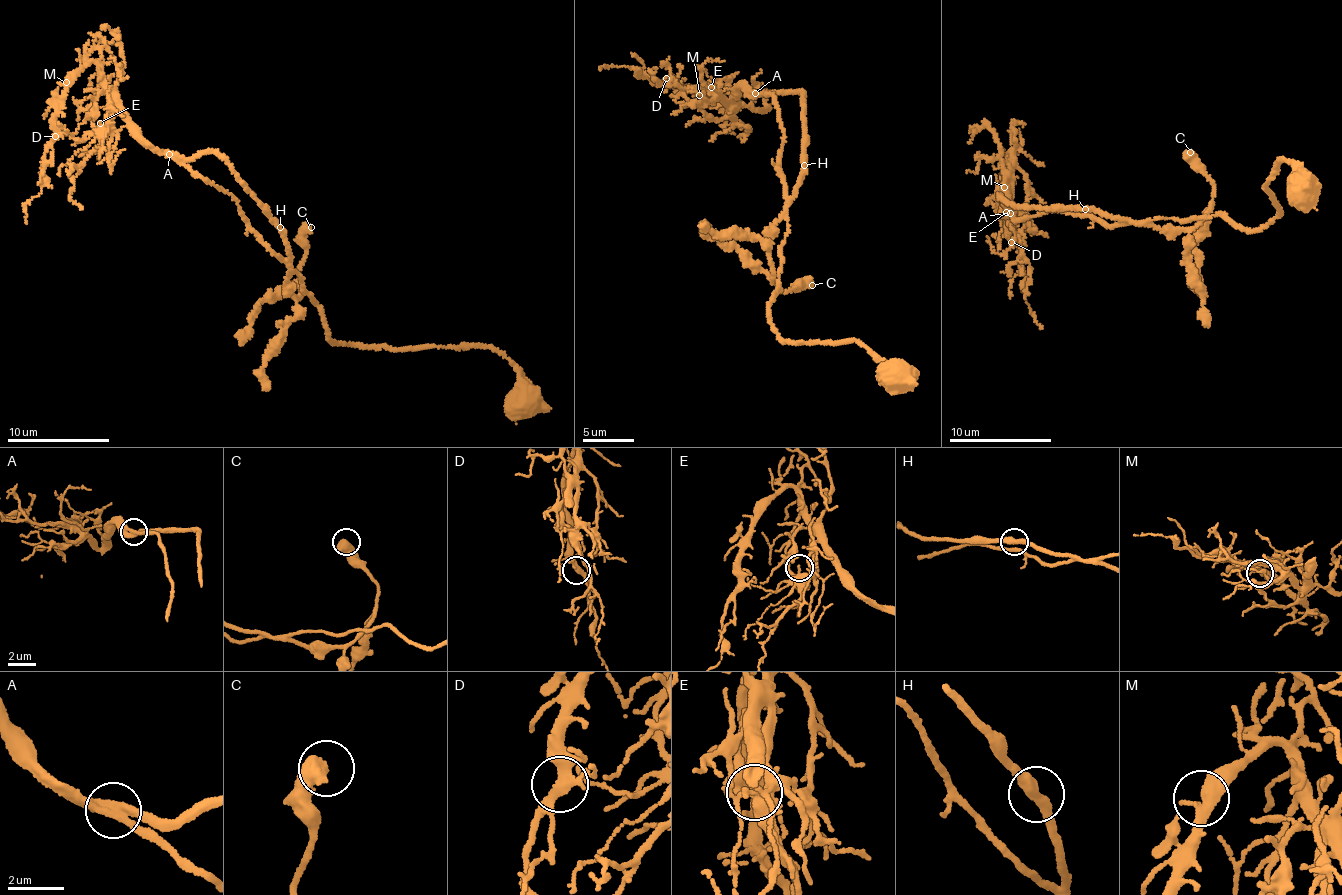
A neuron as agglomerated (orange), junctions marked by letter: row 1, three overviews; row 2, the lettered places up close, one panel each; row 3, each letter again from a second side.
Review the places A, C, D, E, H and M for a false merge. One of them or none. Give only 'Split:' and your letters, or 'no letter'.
Split: no letter

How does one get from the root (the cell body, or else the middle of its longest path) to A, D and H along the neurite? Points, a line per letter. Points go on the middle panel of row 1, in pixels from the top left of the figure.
A: (777, 166), (783, 139), (780, 109), (771, 95), (754, 92)
D: (777, 166), (783, 132), (775, 98), (743, 84), (735, 118), (706, 93), (666, 78)
H: (777, 166), (779, 176), (784, 180), (784, 194), (789, 198), (794, 194), (804, 165)

